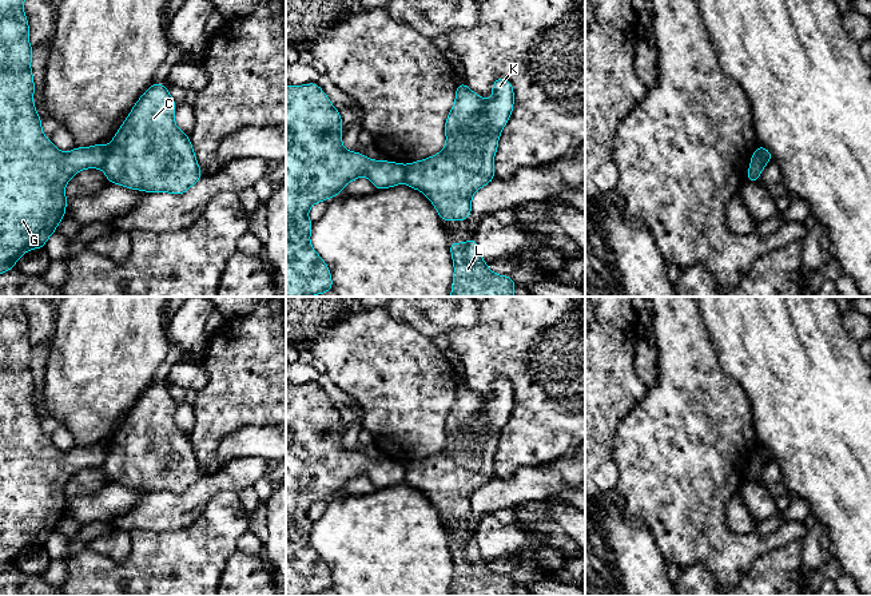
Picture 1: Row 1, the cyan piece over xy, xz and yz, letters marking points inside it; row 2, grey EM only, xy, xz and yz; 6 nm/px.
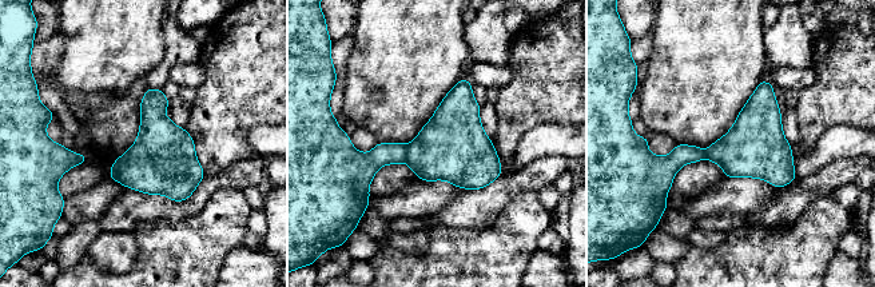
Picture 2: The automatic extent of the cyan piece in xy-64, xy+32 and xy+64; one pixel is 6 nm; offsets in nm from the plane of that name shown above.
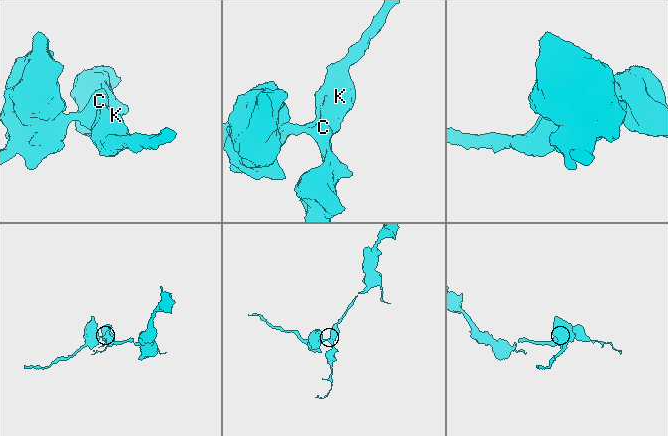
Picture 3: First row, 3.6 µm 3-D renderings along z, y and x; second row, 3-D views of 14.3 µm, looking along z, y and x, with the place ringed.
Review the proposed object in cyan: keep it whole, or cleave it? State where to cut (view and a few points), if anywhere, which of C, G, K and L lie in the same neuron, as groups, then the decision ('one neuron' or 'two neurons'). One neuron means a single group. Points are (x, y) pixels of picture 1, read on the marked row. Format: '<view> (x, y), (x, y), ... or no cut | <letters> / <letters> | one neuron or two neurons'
xy (107, 147), (107, 158), (100, 167) | C K L / G | two neurons

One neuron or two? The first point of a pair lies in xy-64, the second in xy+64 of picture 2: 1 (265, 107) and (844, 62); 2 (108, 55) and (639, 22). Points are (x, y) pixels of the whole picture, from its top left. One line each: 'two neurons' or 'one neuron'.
1: one neuron
2: two neurons

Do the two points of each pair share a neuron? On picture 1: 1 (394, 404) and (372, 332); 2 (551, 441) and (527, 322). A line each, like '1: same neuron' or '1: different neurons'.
1: same neuron
2: same neuron

